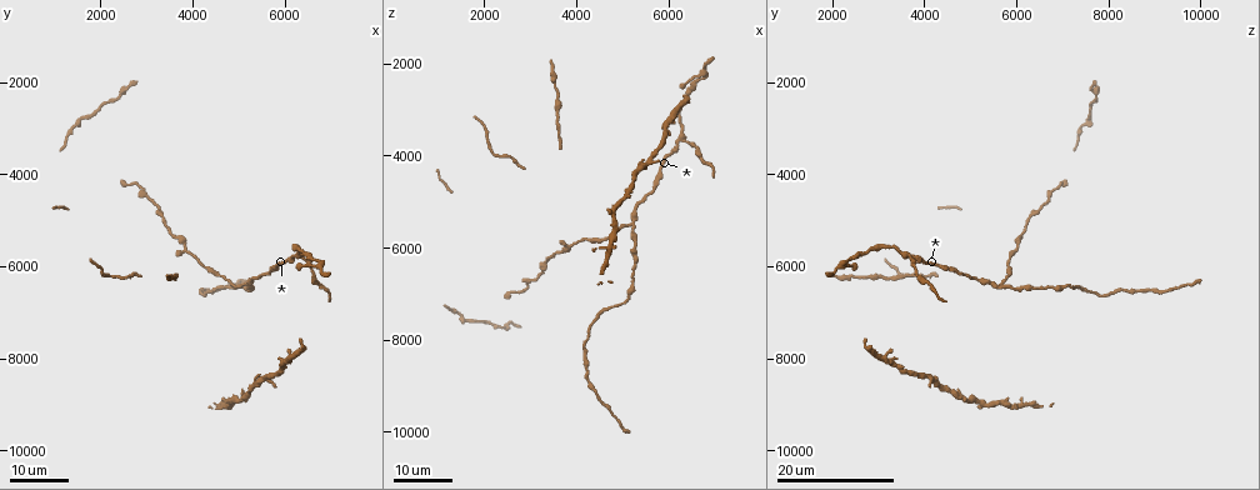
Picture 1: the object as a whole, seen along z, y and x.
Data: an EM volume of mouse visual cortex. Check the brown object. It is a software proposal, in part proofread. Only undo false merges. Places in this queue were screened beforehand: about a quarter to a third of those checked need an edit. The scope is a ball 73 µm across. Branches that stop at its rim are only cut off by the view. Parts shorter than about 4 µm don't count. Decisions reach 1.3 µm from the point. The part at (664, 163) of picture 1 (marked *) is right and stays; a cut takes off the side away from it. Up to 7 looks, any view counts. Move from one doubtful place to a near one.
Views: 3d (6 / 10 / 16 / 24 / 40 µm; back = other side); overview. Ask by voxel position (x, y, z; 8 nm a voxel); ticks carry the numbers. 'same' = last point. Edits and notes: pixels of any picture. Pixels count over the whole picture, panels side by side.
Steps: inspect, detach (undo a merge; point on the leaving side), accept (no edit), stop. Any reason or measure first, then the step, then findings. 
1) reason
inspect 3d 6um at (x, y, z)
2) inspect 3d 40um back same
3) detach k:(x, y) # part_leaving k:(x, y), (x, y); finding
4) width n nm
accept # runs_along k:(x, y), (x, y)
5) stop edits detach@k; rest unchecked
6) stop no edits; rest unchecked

small branch off a trunk
inspect 3d 16um at (5150, 6400, 5550)

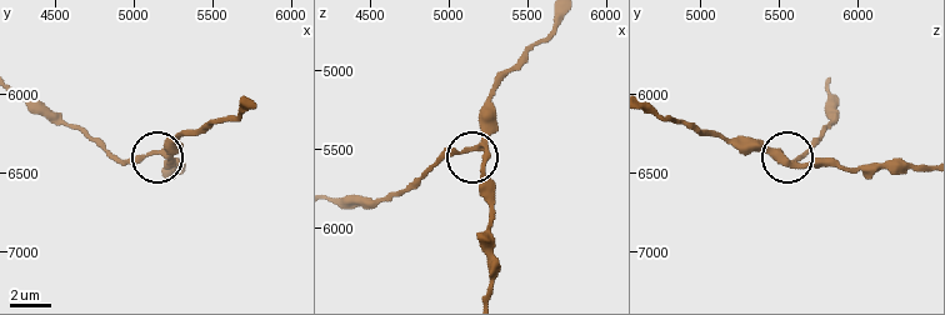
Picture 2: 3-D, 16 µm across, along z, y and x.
inspect 3d 6um at (5180, 6380, 5480)

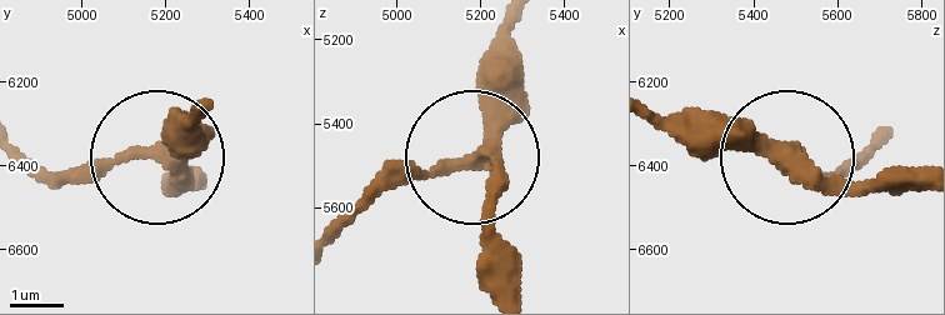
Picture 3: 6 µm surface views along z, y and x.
width 280 nm
accept # runs_along 3:(519, 24), (510, 104), (474, 158), (483, 288); one cell here

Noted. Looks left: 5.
three arms meet
inspect 3d 16um at (3850, 5600, 6050)

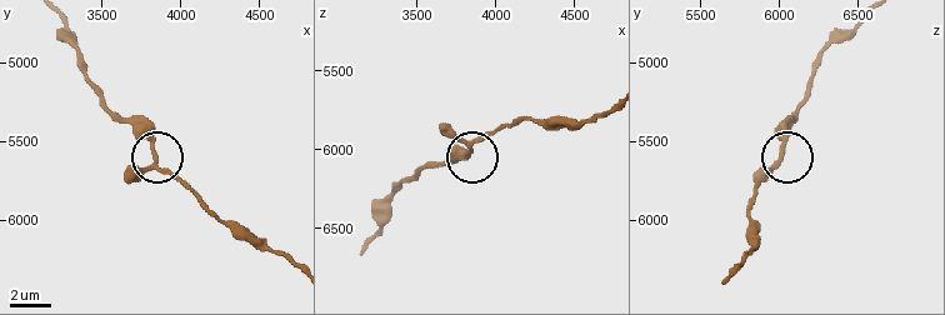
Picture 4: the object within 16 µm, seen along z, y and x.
inspect 3d 6um at (3820, 5600, 5980)

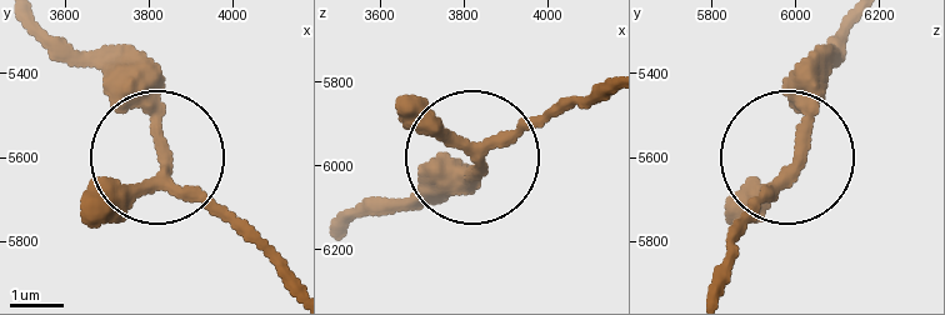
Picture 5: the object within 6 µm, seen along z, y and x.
arms 3
accept # runs_along 5:(283, 270), (175, 176), (108, 83), (45, 46); all the same cell

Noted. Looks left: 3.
sudden change in width
inspect 3d 24um at (2450, 4200, 7050)

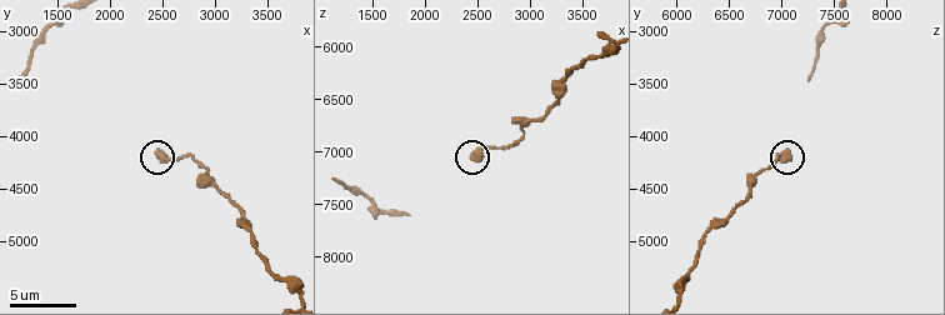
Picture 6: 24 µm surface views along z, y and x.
inspect 3d 6um at (2440, 4160, 7040)

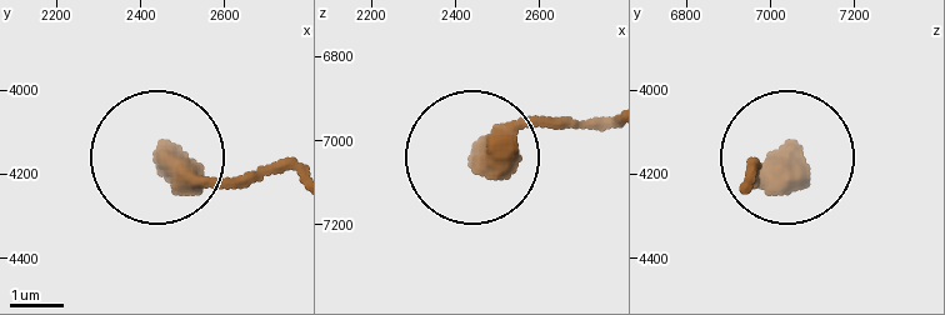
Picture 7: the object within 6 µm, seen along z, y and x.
width 510 nm
accept # runs_along 7:(599, 121), (531, 121), (483, 156); one cell here

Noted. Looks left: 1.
stop no edits; rest unchecked

